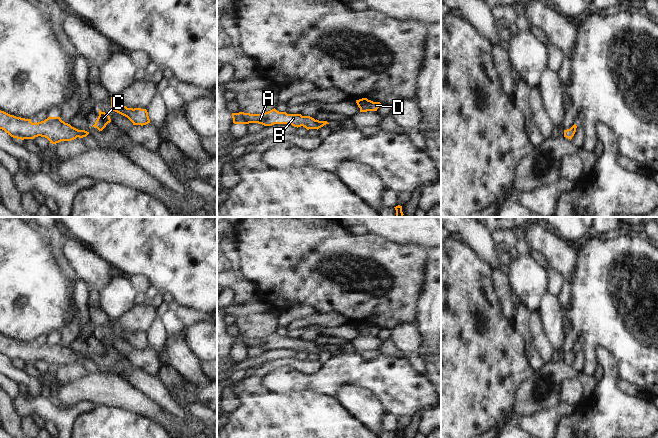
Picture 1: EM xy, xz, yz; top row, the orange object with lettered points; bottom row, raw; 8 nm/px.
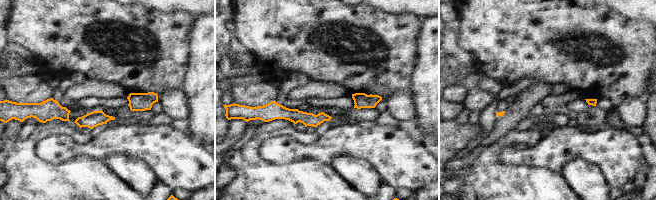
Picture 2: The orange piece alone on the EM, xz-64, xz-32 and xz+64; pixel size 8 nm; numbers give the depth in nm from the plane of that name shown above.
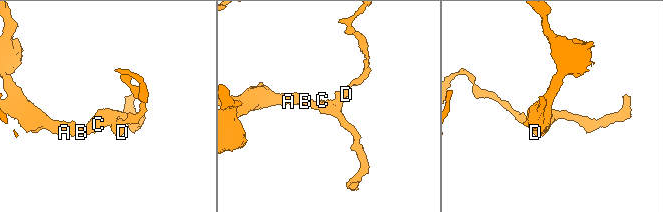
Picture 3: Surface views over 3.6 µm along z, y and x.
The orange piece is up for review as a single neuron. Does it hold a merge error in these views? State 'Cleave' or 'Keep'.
Keep.

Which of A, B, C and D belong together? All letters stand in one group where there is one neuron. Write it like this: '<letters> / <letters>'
A B C D

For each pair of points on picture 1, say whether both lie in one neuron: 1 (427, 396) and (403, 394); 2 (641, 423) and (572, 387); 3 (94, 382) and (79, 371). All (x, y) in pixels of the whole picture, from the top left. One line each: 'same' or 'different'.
1: same
2: different
3: different

